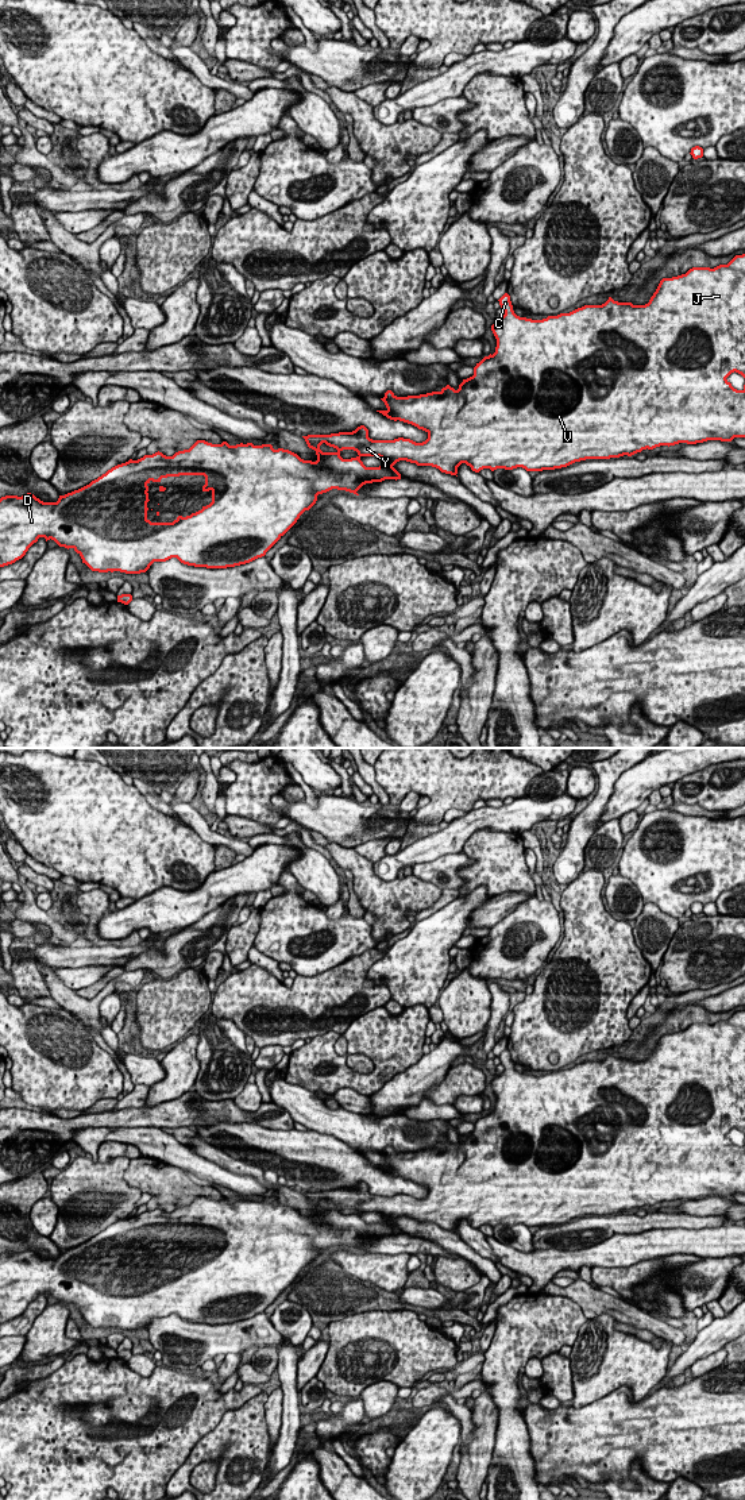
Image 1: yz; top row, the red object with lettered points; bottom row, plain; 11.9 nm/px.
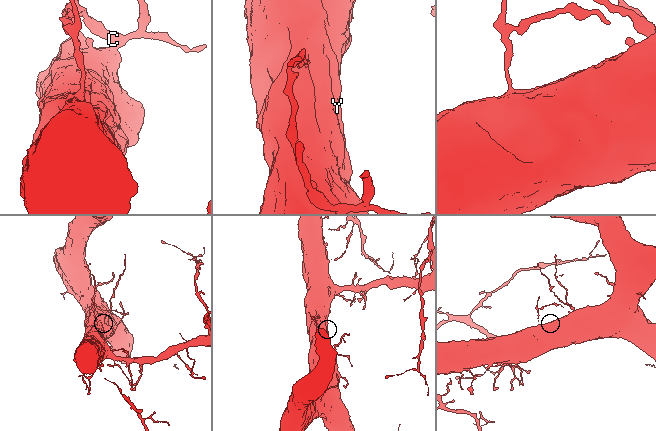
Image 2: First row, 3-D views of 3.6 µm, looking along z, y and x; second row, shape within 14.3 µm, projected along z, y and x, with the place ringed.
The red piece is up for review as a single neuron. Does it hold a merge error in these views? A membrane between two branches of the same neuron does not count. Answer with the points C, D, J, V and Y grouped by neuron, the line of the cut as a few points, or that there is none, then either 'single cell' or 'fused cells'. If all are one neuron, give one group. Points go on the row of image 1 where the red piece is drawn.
groups C D J V Y; cut none; single cell

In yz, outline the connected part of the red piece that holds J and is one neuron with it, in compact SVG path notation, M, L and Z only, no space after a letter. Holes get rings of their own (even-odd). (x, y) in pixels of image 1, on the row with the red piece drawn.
M745 254L736 255L727 265L719 265L714 269L710 267L692 267L686 274L663 278L645 305L633 305L632 302L618 302L611 297L602 305L584 305L570 313L560 313L557 316L548 316L543 320L532 320L520 317L514 313L510 296L505 293L499 300L501 308L505 315L491 325L491 331L497 339L495 352L485 356L474 367L474 375L463 379L459 389L455 390L449 385L440 392L432 392L420 396L397 397L391 390L385 393L381 398L386 410L377 410L390 420L399 420L417 427L428 433L428 439L422 443L416 443L410 439L398 437L394 440L372 440L368 437L368 429L364 425L358 427L352 432L339 432L331 435L308 435L302 436L309 448L316 451L317 460L304 460L297 454L278 448L274 450L271 444L254 446L252 443L229 446L227 441L221 444L212 444L205 440L197 440L189 450L178 451L173 456L166 456L162 452L144 455L138 460L130 459L126 463L117 464L108 470L105 474L92 481L89 485L59 495L57 502L43 502L34 494L27 493L22 497L5 495L0 498L0 567L15 563L22 559L28 548L38 541L39 537L54 540L59 547L73 548L92 571L113 572L120 571L126 574L146 572L154 562L166 562L177 558L181 563L194 567L206 568L227 568L250 563L266 555L266 552L297 523L300 516L309 510L317 501L317 495L327 493L332 489L346 490L359 495L356 491L366 483L382 482L385 479L401 479L401 474L393 467L399 460L416 463L417 466L432 466L441 473L456 475L458 467L466 463L472 471L479 473L483 468L491 471L497 468L513 470L522 467L526 471L543 471L567 467L575 462L586 459L610 459L624 455L632 456L642 450L653 450L660 446L675 446L679 443L696 444L707 440L732 441L734 437L745 437L745 385L742 390L737 390L726 379L732 373L738 373L745 378ZM343 450L354 450L358 452L356 458L343 459L340 452ZM362 456L379 456L386 464L379 467L366 467L360 460ZM180 475L204 475L205 485L202 491L212 491L212 502L202 506L201 510L190 516L178 516L173 523L151 523L147 518L148 483L161 482L162 478L180 477Z

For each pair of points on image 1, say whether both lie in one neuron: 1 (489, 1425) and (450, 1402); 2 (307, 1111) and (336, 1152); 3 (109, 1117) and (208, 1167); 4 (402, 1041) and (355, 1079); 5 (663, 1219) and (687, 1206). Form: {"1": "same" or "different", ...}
{"1": "different", "2": "different", "3": "different", "4": "same", "5": "different"}

